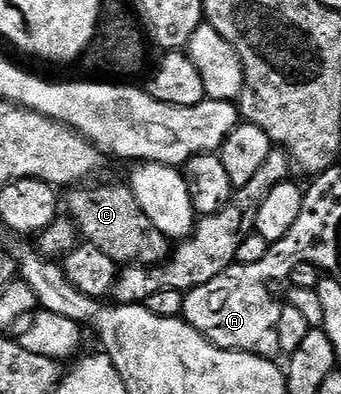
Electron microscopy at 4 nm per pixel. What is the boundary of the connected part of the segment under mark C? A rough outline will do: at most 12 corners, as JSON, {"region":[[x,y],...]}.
{"region":[[126,183],[75,186],[66,215],[116,266],[169,248]]}

